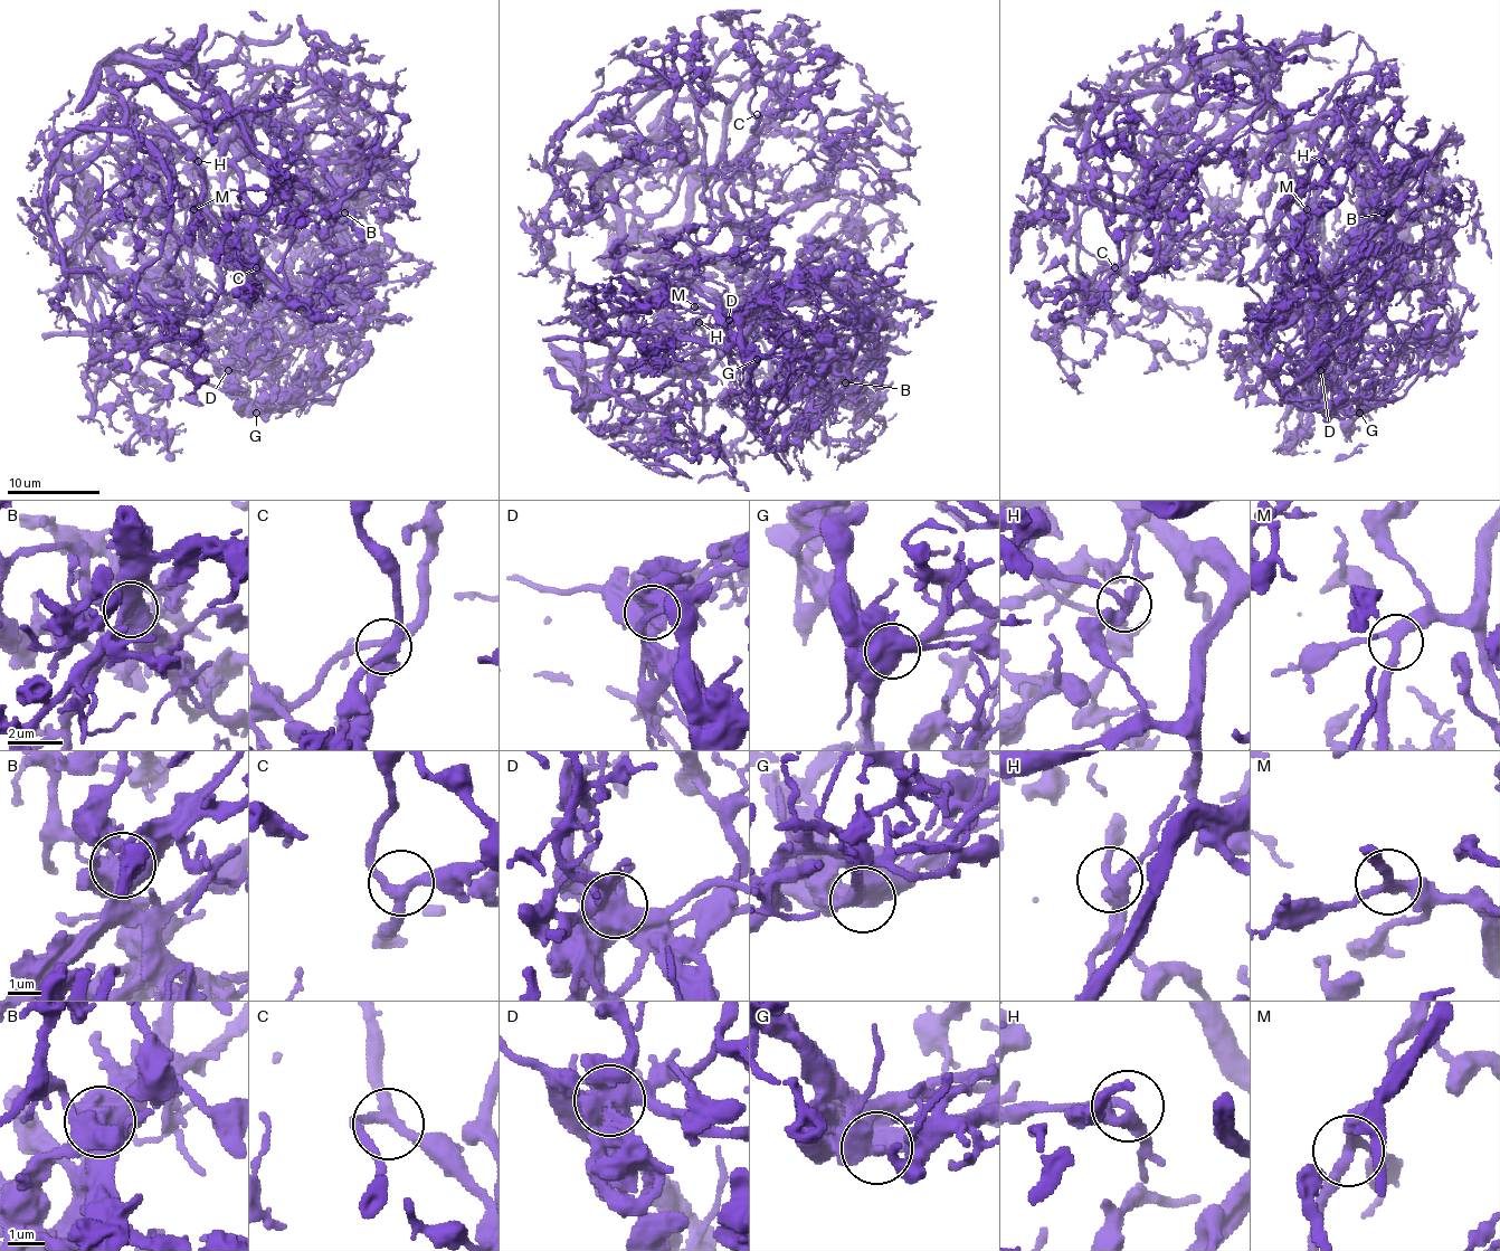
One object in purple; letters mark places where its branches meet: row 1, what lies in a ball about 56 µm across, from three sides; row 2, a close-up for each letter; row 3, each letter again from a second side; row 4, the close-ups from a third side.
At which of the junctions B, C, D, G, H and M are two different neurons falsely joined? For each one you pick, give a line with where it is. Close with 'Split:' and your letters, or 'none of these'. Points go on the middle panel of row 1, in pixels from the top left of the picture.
B: (845, 382)
M: (694, 306)
Split: B, M

